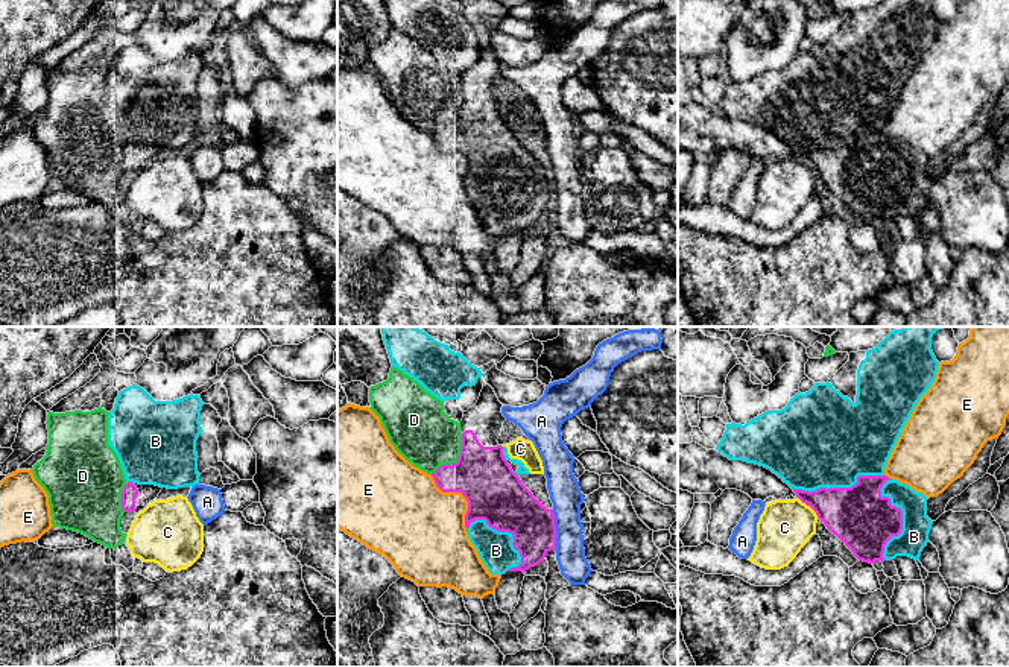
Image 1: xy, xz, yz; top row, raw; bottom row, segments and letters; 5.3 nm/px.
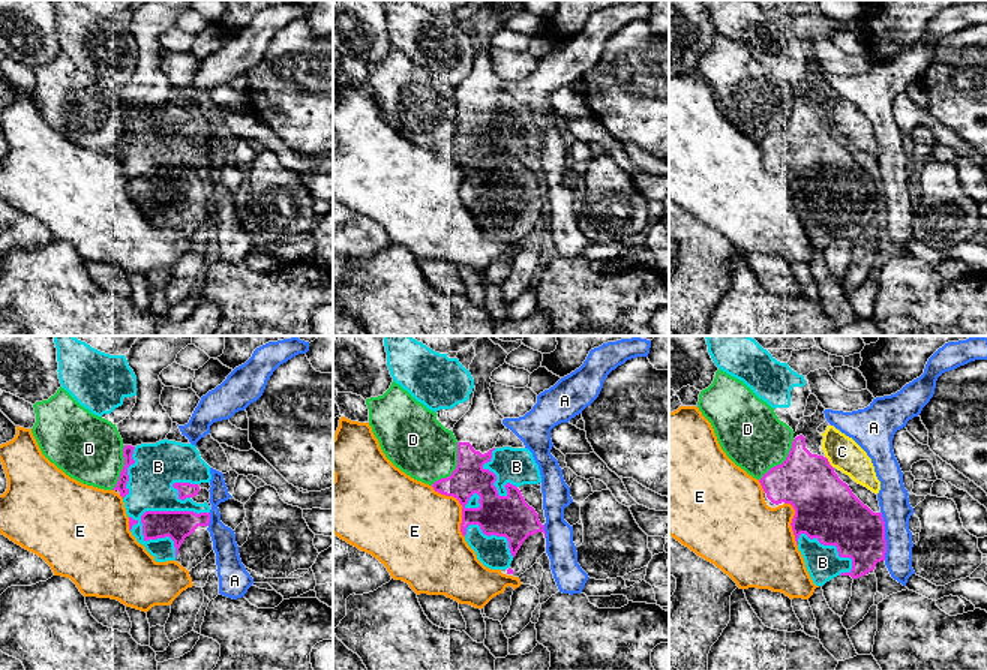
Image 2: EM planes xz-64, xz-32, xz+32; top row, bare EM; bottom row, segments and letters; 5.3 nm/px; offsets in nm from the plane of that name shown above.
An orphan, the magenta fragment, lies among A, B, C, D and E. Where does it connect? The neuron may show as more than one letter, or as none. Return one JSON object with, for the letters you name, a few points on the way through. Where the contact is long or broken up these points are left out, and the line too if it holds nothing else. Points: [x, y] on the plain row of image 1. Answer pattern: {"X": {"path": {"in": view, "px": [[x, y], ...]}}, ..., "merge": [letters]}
{"merge": []}

